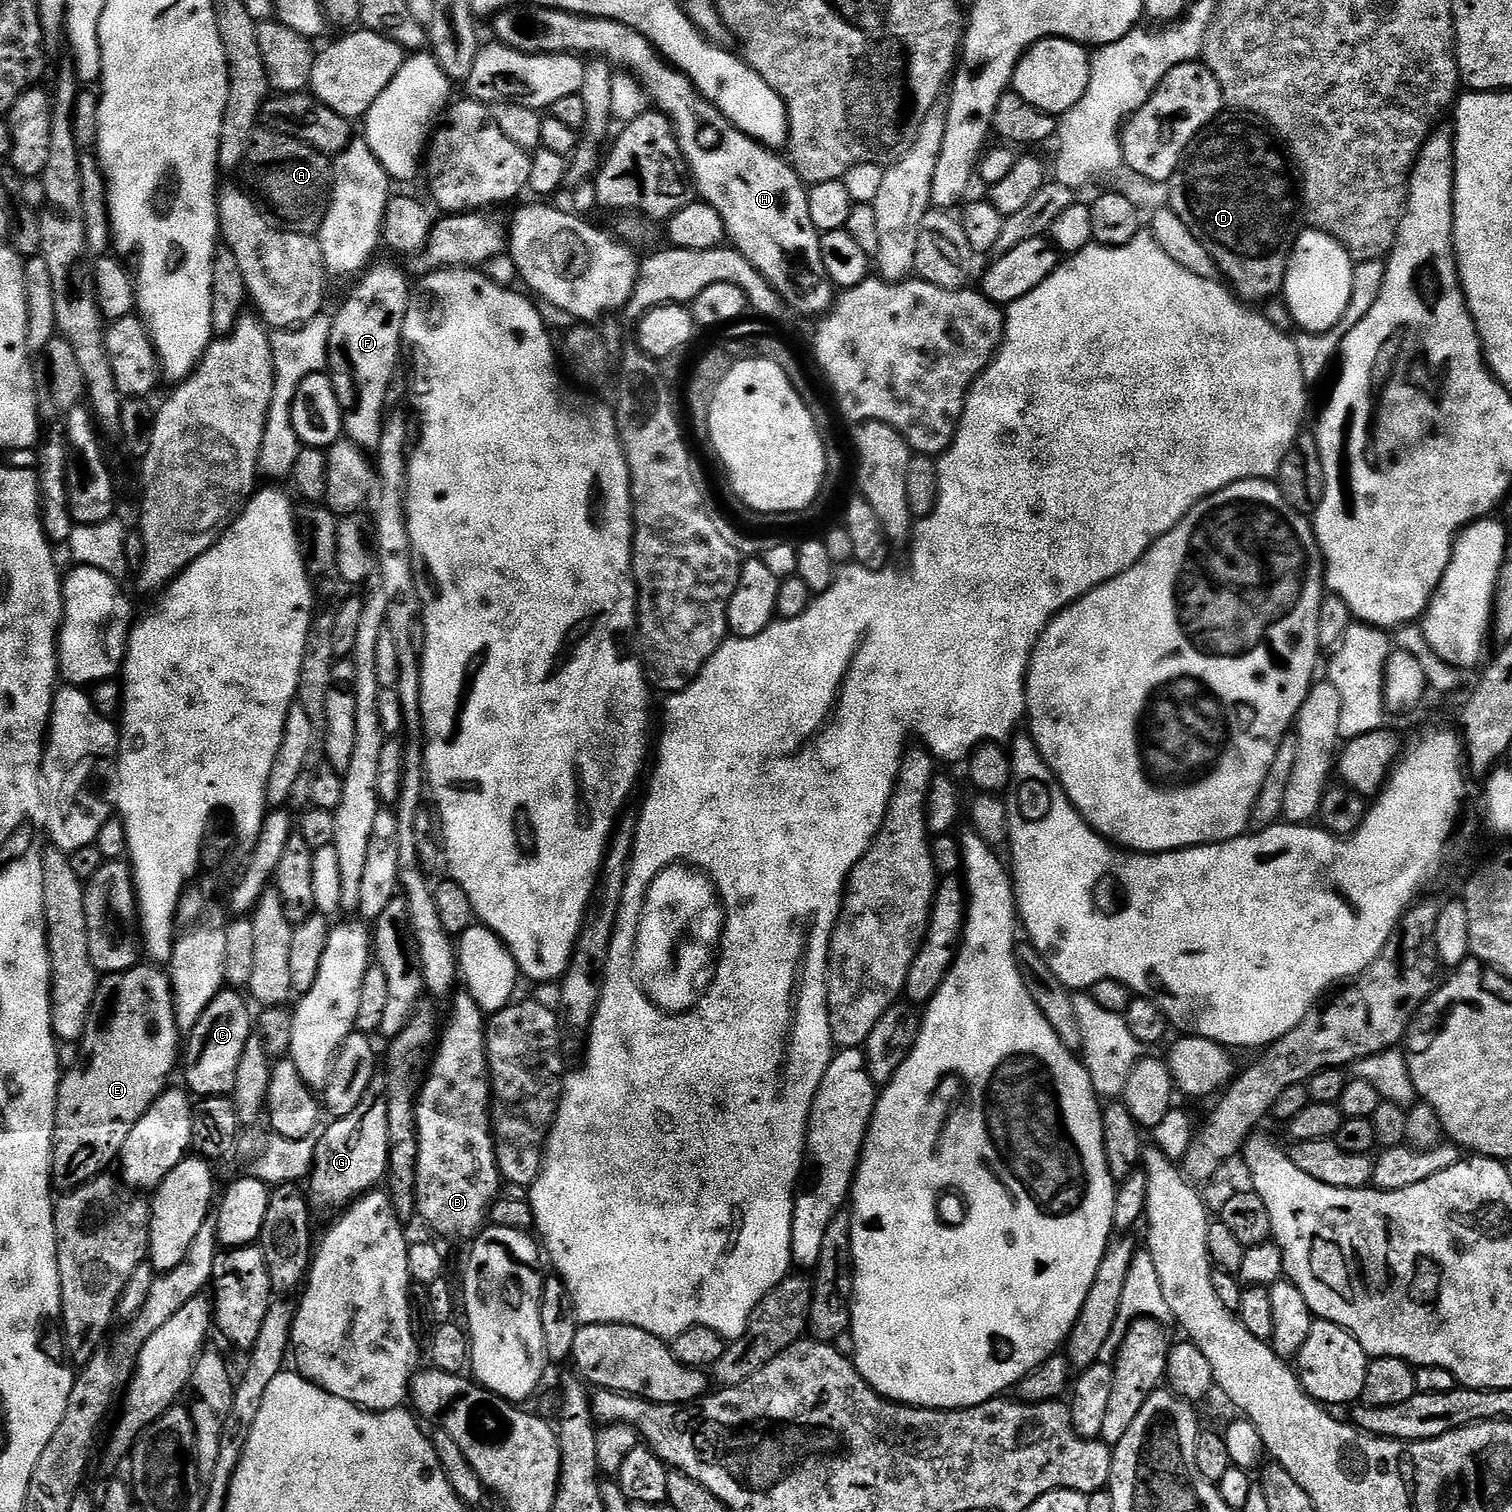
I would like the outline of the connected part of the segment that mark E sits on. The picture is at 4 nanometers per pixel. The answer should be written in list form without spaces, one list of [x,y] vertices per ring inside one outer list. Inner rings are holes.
[[[137,966],[125,972],[114,972],[105,975],[96,985],[96,997],[92,1003],[92,1015],[88,1018],[88,1030],[84,1033],[80,1052],[80,1061],[72,1069],[65,1071],[60,1077],[60,1087],[56,1089],[56,1125],[52,1131],[52,1182],[57,1189],[71,1190],[90,1182],[96,1176],[103,1176],[109,1171],[108,1168],[117,1163],[122,1146],[126,1138],[130,1138],[130,1130],[138,1126],[138,1122],[150,1110],[150,1106],[169,1087],[168,1079],[172,1076],[172,1071],[177,1071],[178,1061],[182,1056],[182,1033],[176,1025],[176,1011],[172,1001],[172,981],[169,973],[160,966],[148,966],[144,968]]]

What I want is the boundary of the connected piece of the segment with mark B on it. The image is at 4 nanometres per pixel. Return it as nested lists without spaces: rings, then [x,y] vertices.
[[[467,990],[457,991],[451,1004],[448,1025],[443,1025],[439,1033],[432,1063],[416,1100],[416,1210],[419,1219],[424,1219],[438,1235],[468,1242],[489,1223],[492,1205],[501,1195],[502,1177],[492,1131],[486,1014]]]

